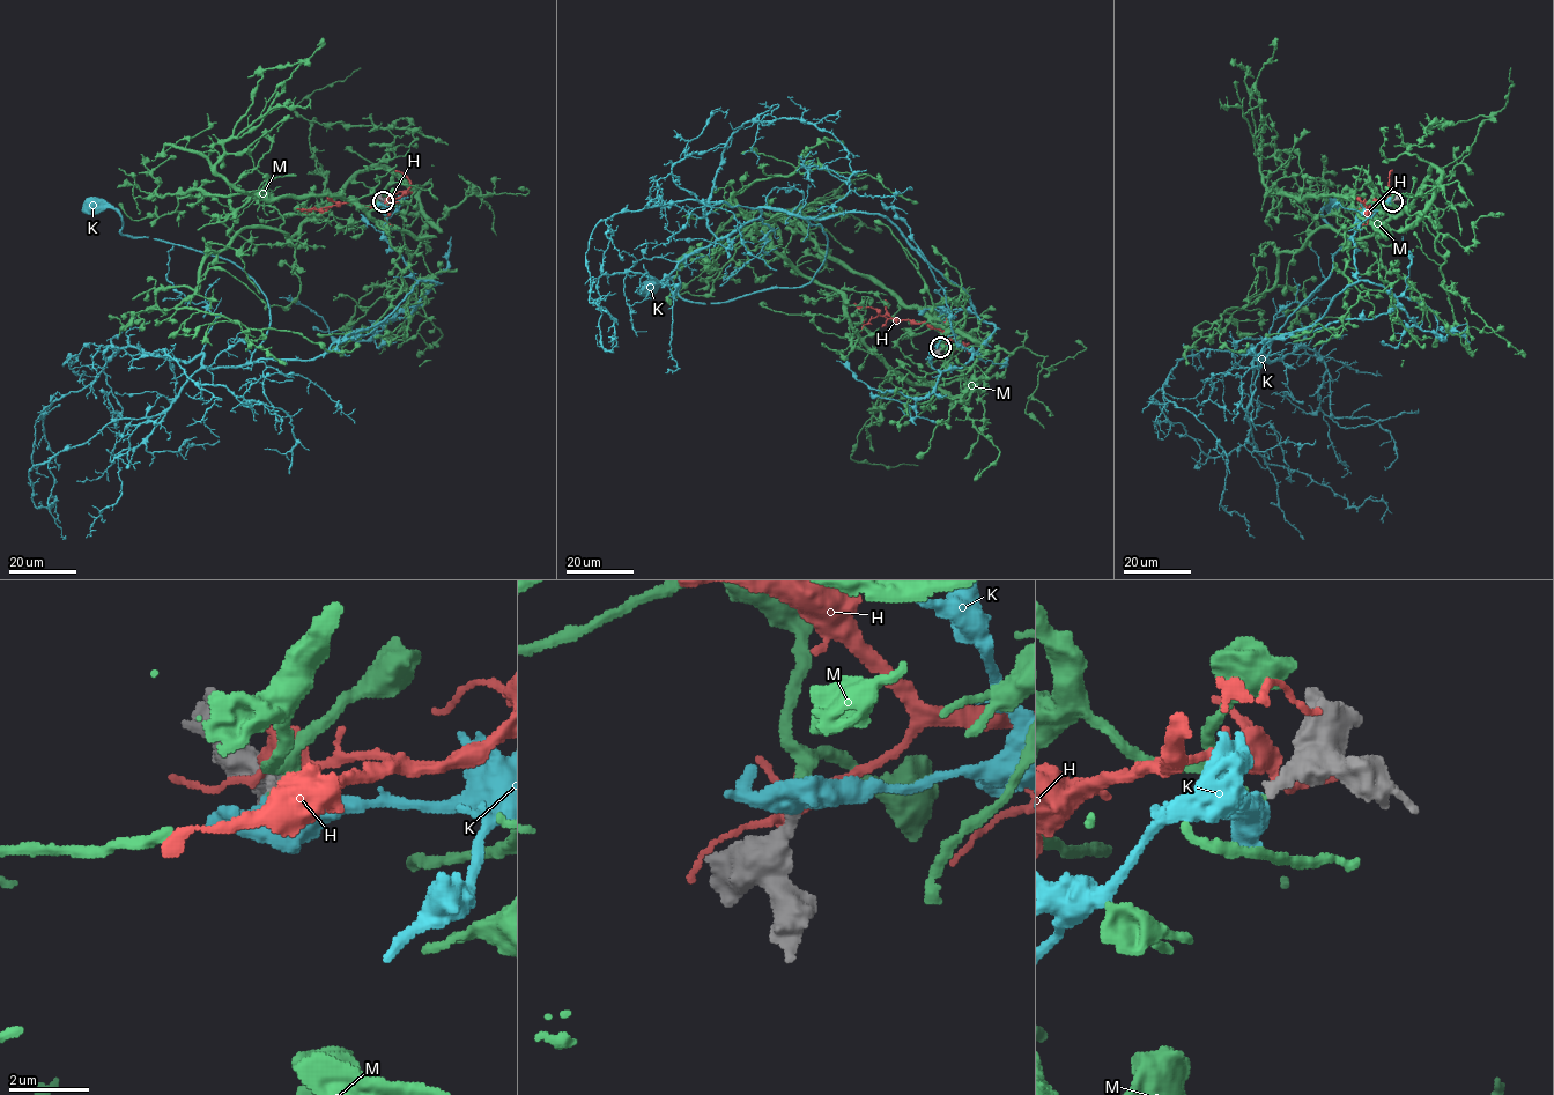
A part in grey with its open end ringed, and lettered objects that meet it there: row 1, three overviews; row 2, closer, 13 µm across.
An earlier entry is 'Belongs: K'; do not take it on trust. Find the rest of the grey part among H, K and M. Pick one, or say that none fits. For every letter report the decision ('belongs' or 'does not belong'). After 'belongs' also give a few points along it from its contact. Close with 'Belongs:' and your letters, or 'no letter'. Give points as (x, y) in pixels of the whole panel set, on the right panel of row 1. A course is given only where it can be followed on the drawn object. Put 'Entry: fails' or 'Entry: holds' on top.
Entry: fails
H: does not belong
K: does not belong
M: belongs; course (1392, 201), (1300, 199), (1312, 178), (1309, 237), (1369, 237), (1435, 167), (1444, 287), (1525, 355)
Belongs: M

